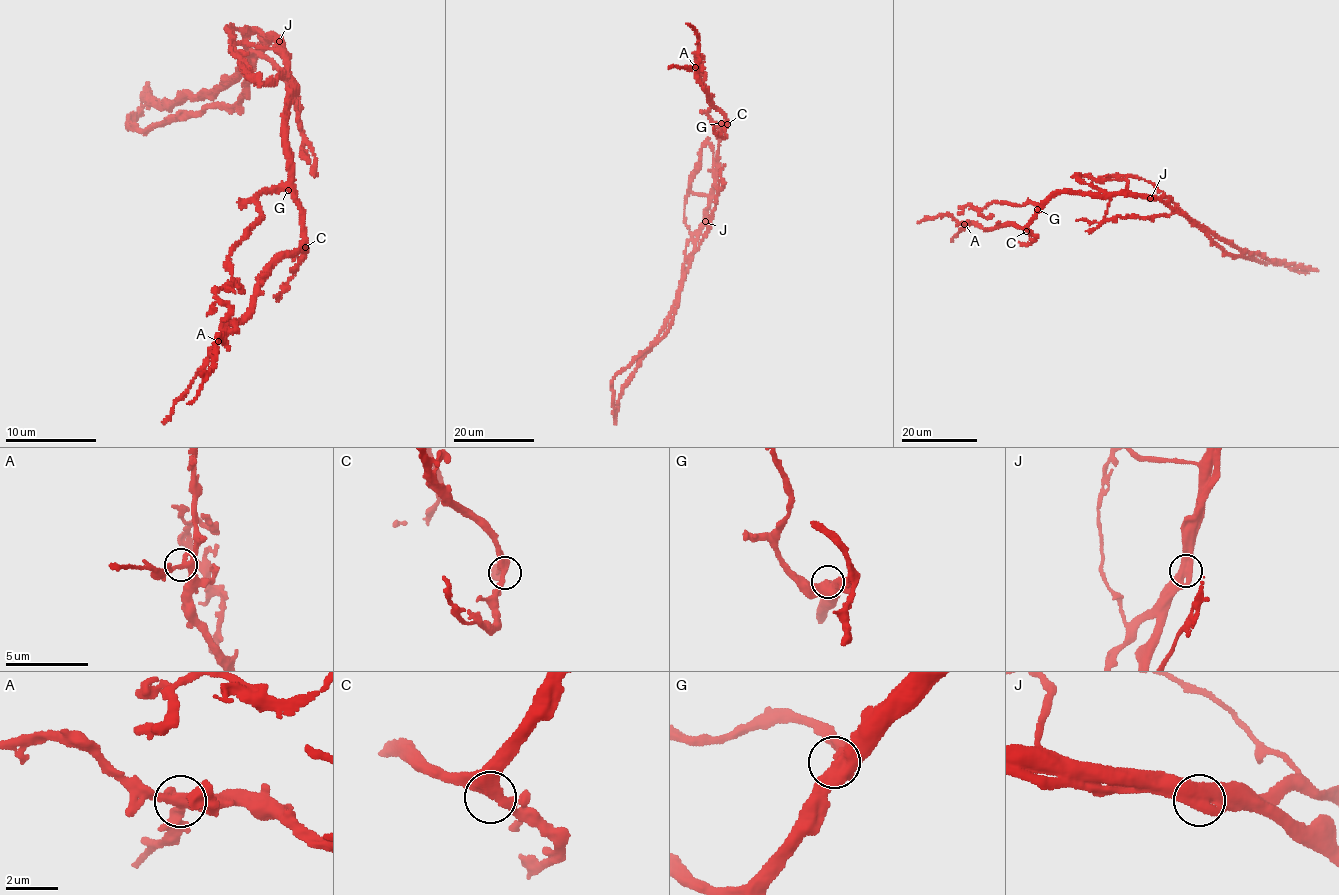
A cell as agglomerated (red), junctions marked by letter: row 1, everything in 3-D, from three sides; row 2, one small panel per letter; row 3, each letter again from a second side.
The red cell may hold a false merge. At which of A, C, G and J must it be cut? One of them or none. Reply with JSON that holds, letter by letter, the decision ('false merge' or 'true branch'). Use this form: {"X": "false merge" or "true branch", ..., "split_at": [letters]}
{"A": "true branch", "C": "true branch", "G": "true branch", "J": "false merge", "split_at": ["J"]}

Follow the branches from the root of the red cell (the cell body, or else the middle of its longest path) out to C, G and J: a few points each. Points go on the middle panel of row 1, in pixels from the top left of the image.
C: (711, 195), (718, 167), (718, 132), (727, 124)
G: (711, 195), (716, 178), (721, 123)
J: (711, 195), (705, 221)

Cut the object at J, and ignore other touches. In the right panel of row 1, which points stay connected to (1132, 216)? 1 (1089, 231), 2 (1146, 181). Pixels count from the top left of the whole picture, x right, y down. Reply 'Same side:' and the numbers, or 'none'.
Same side: 2

